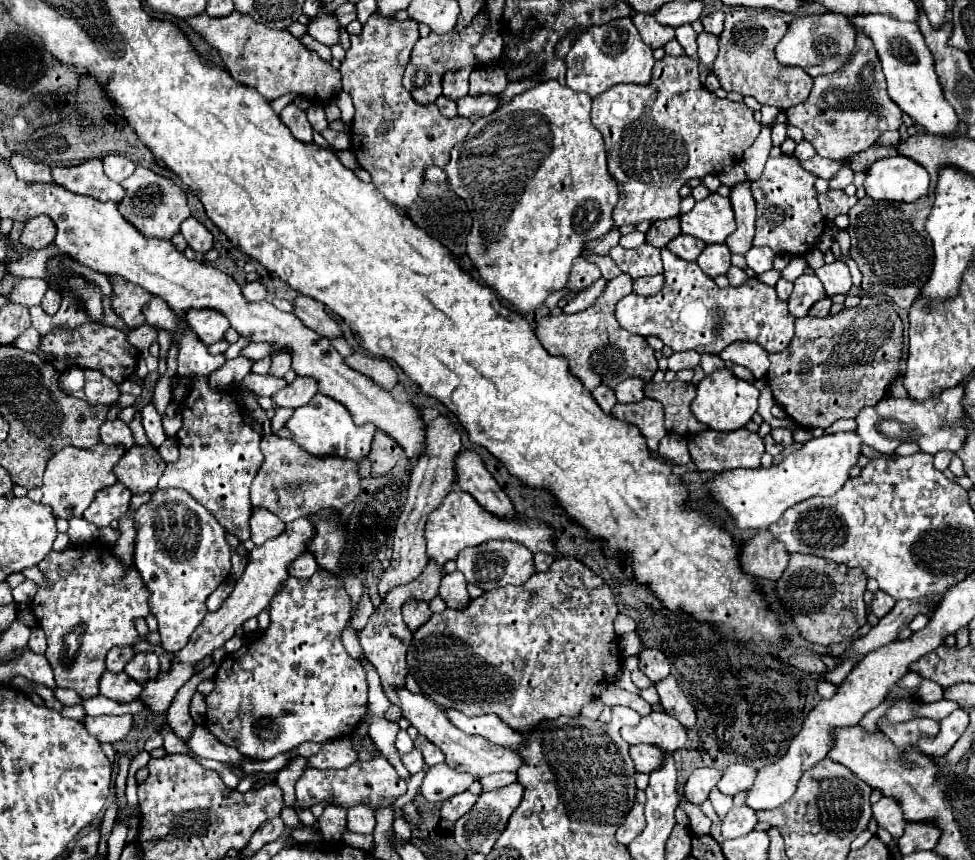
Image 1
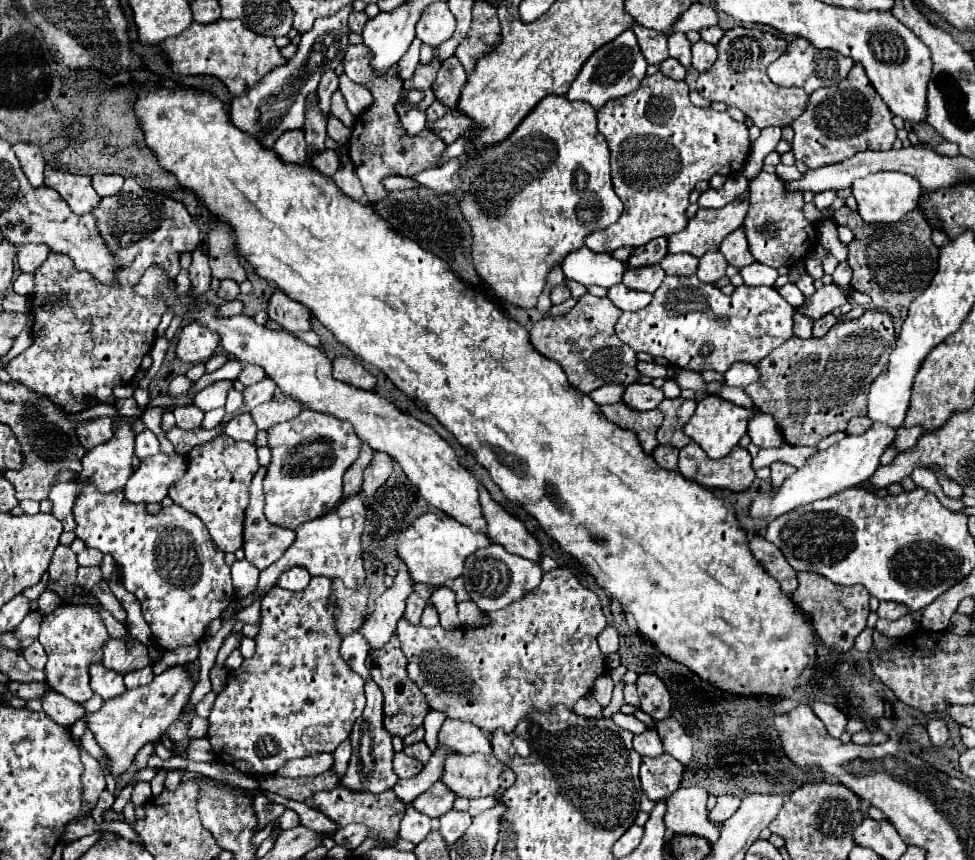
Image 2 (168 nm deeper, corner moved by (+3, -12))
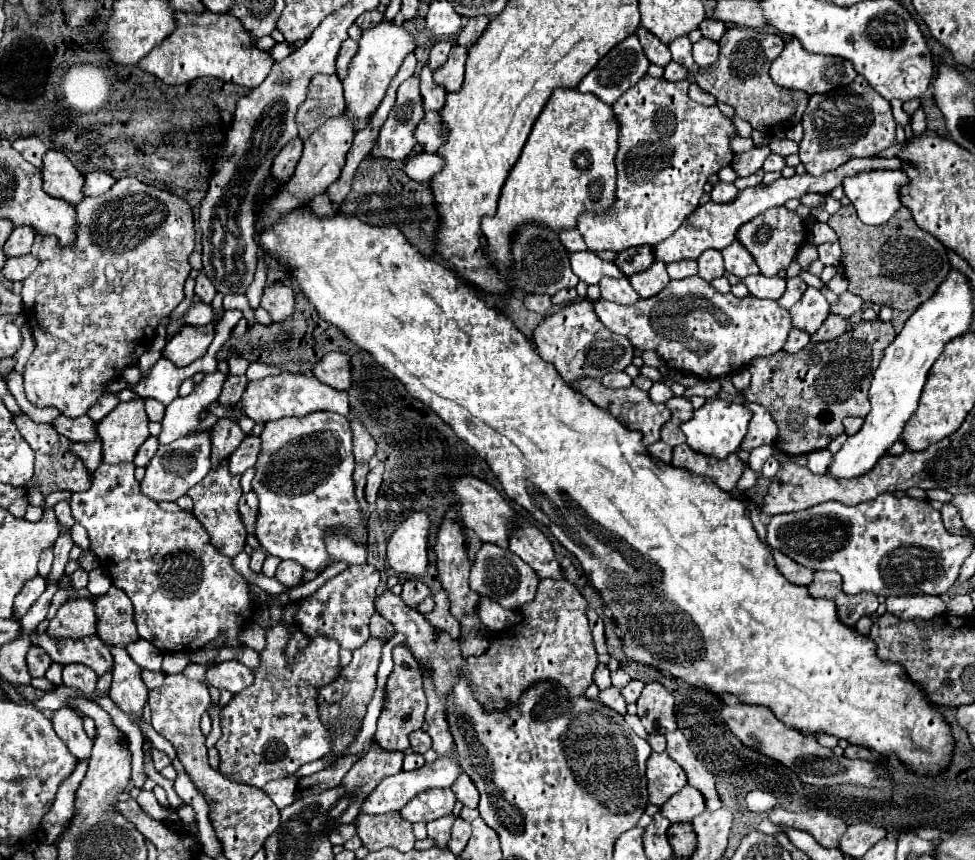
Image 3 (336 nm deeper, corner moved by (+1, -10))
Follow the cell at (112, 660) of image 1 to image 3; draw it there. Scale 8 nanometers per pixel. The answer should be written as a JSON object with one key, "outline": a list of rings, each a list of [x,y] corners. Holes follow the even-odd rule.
{"outline":[[[112,586],[104,596],[96,598],[94,610],[98,618],[98,636],[106,646],[126,648],[140,640],[134,624],[132,602],[124,590]]]}

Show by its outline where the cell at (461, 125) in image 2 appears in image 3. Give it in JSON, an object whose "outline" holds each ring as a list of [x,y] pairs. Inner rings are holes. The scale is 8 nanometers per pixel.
{"outline":[[[426,112],[422,122],[418,124],[418,130],[414,132],[416,140],[424,146],[426,152],[436,154],[438,148],[448,140],[448,126],[444,126],[438,112]]]}

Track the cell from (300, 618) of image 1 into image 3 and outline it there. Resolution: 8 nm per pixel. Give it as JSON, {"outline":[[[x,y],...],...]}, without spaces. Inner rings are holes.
{"outline":[[[296,604],[282,608],[282,622],[266,632],[260,666],[252,670],[254,682],[234,694],[220,712],[222,736],[216,742],[216,750],[220,754],[220,772],[230,776],[230,780],[262,788],[266,782],[284,778],[302,764],[318,760],[332,750],[330,726],[324,724],[318,714],[318,690],[340,676],[340,646],[334,638],[316,634],[308,638],[308,646],[298,650],[292,662],[288,662],[286,646],[296,612]],[[288,676],[292,676],[292,680],[288,680]]]}

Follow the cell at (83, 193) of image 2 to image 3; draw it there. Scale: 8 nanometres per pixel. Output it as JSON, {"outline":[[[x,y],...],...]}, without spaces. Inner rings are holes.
{"outline":[[[48,150],[44,156],[44,190],[54,198],[62,198],[72,206],[78,206],[84,200],[84,176],[72,166],[68,156],[60,150]]]}

